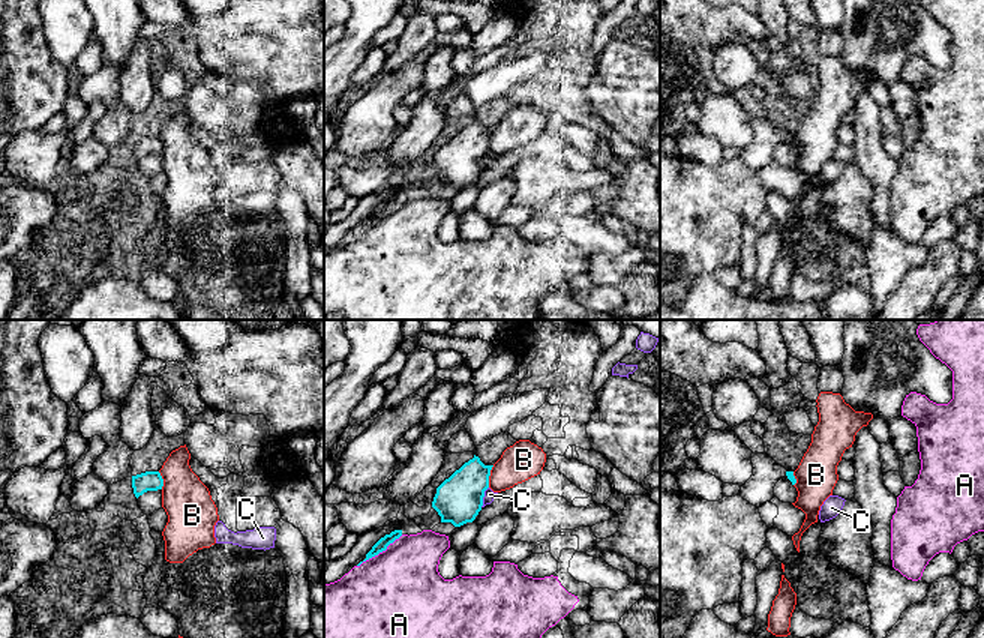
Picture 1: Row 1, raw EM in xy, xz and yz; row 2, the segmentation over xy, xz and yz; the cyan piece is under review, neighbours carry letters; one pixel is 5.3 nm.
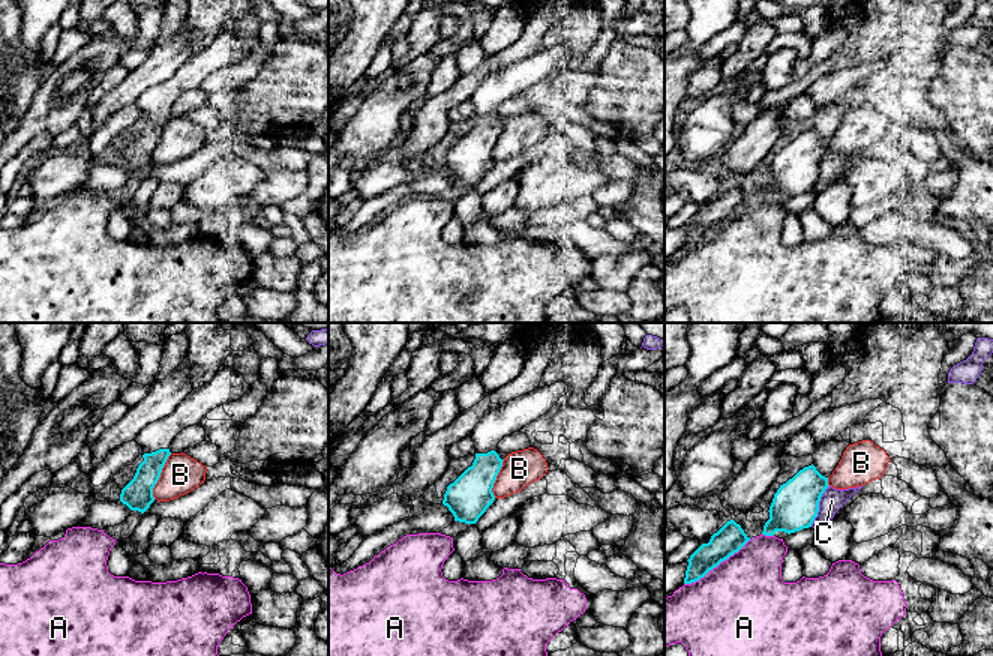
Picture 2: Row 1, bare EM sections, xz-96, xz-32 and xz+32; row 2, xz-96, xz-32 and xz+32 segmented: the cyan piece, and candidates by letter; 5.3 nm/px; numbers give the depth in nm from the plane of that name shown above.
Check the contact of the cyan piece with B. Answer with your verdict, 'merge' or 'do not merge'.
do not merge

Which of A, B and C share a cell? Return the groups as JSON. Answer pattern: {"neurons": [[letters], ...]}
{"neurons": [["A"], ["B"], ["C"]]}

